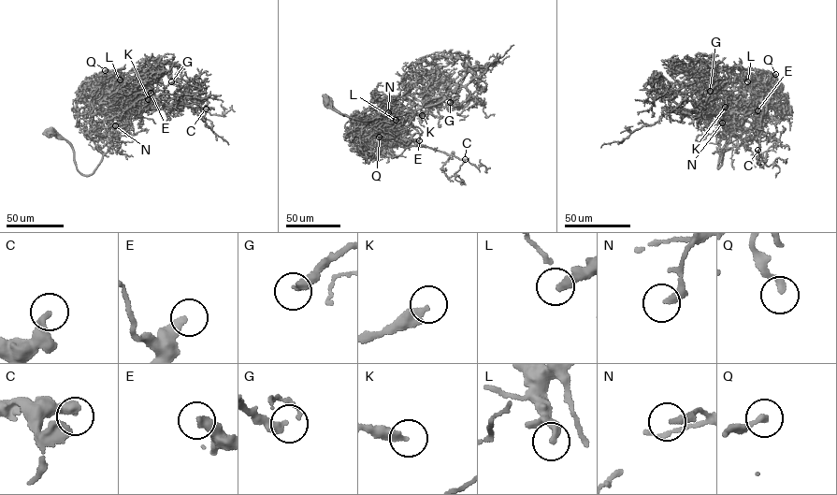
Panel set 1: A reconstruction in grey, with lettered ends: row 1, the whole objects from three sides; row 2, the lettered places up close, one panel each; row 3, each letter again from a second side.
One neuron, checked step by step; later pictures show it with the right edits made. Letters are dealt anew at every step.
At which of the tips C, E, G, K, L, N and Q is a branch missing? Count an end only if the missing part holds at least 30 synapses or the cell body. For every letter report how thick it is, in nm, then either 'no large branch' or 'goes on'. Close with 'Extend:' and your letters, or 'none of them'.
C: calibre 320 nm; no large branch
E: calibre 400 nm; no large branch
G: calibre 360 nm; no large branch
K: calibre 360 nm; no large branch
L: calibre 320 nm; no large branch
N: calibre 280 nm; no large branch
Q: calibre 240 nm; no large branch
Extend: none of them

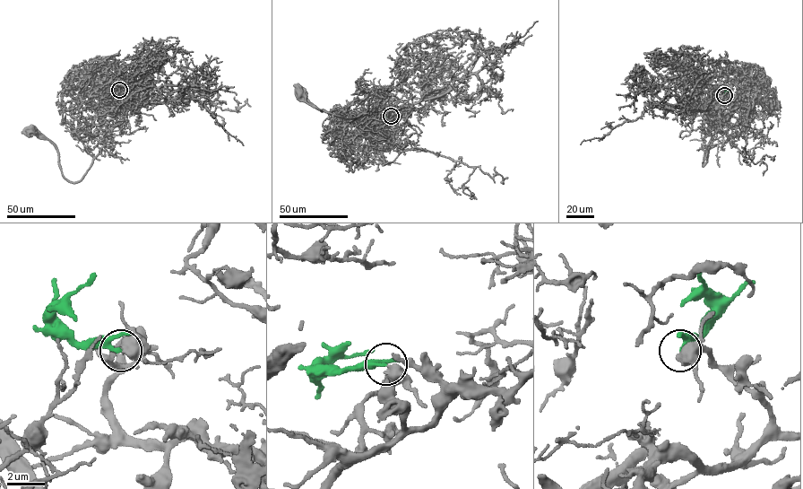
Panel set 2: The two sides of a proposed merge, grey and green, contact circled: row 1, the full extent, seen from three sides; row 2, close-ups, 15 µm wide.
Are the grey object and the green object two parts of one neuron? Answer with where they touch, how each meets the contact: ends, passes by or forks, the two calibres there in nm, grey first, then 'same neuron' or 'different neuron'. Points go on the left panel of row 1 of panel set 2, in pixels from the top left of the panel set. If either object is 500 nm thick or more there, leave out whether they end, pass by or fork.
place (119, 90); calibres 600 and 150 nm; same neuron

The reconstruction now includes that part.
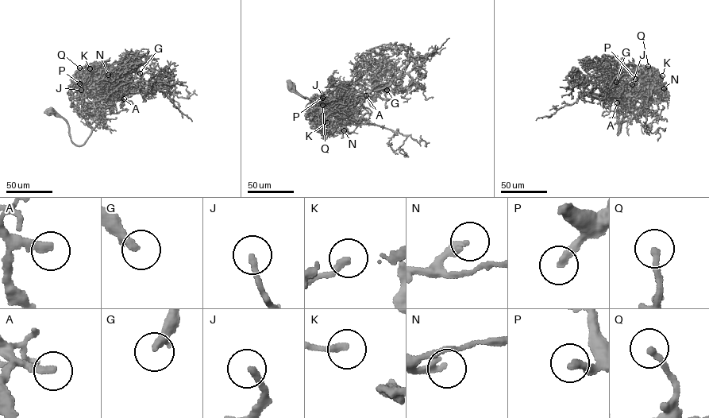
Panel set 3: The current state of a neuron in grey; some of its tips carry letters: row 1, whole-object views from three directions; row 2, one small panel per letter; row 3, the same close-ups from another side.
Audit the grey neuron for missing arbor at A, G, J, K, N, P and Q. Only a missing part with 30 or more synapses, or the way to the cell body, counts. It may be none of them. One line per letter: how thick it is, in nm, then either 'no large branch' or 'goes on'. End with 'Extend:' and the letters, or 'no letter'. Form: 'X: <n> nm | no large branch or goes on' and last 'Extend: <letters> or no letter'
A: 280 nm | goes on
G: 300 nm | goes on
J: 240 nm | goes on
K: 240 nm | no large branch
N: 280 nm | no large branch
P: 260 nm | no large branch
Q: 240 nm | no large branch
Extend: A, G, J

